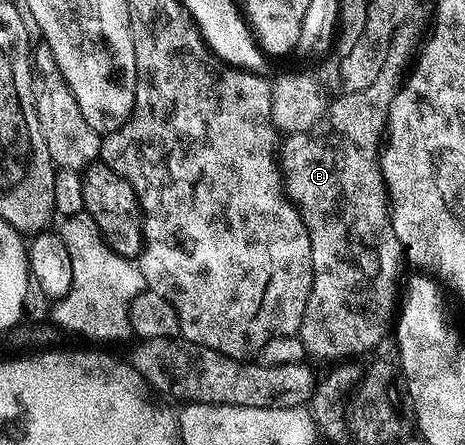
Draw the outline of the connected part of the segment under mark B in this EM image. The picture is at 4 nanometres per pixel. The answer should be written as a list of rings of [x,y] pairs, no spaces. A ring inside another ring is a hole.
[[[415,20],[403,22],[395,30],[395,35],[391,38],[389,52],[385,56],[385,64],[381,72],[377,72],[377,80],[369,84],[369,88],[361,88],[352,94],[340,93],[339,98],[332,97],[327,103],[326,110],[323,111],[321,120],[313,124],[300,134],[292,134],[286,139],[287,143],[281,146],[281,183],[285,194],[290,198],[291,203],[299,209],[300,216],[303,217],[303,223],[306,224],[307,230],[311,234],[311,259],[313,260],[313,284],[309,292],[309,300],[305,304],[305,316],[301,320],[301,328],[297,337],[305,344],[308,355],[315,358],[343,358],[339,360],[351,360],[354,354],[367,354],[374,346],[379,346],[383,342],[383,337],[390,335],[393,330],[393,323],[397,318],[397,307],[395,308],[395,297],[399,294],[399,269],[405,266],[405,251],[399,238],[395,234],[395,228],[391,223],[391,207],[389,201],[387,184],[383,179],[383,164],[381,161],[381,147],[385,142],[387,132],[387,117],[389,110],[395,100],[395,94],[398,93],[399,87],[405,78],[405,71],[412,61],[413,55],[420,49],[421,39],[424,37],[423,30],[415,23]]]

